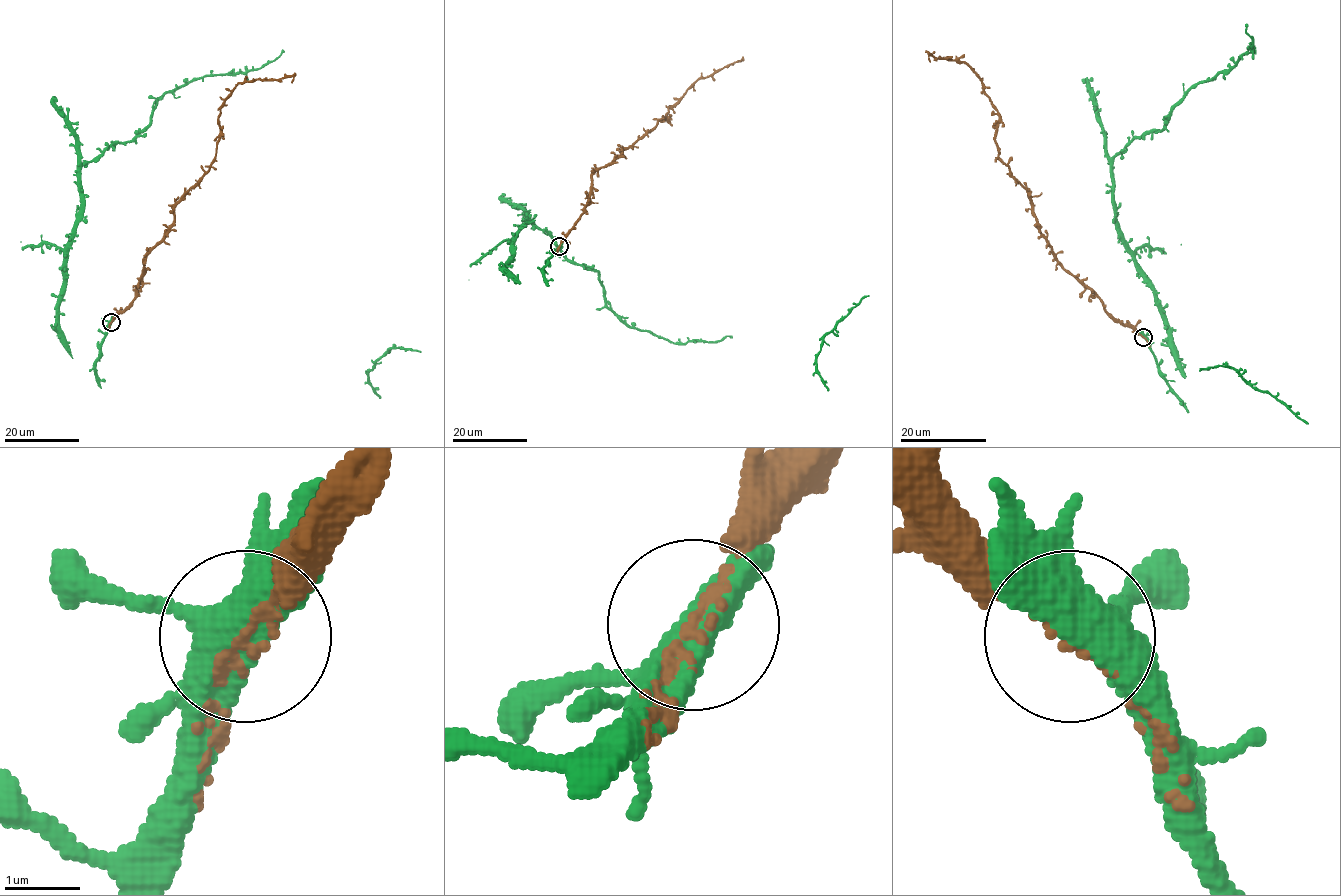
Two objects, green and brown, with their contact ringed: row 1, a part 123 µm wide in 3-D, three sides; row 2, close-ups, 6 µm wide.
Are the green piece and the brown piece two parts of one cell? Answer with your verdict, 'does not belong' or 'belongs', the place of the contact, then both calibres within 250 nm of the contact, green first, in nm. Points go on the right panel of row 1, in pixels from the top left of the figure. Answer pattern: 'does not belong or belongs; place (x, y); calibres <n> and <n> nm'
belongs; place (1143, 337); calibres 440 and 110 nm

